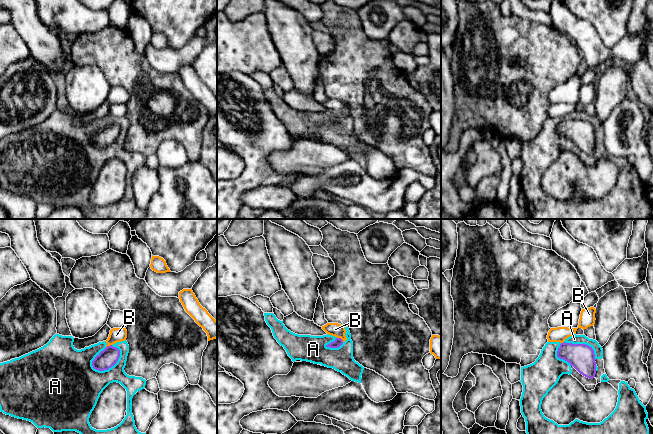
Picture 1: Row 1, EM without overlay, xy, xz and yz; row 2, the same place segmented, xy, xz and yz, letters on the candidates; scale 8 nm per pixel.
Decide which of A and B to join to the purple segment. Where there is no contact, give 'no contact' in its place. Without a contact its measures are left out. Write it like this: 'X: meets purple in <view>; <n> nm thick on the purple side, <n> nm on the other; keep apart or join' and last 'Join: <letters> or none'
A: meets purple in xy; 150 nm thick on the purple side, 300 nm on the other; keep apart
B: meets purple in xz; 70 nm thick on the purple side, 110 nm on the other; keep apart
Join: none

